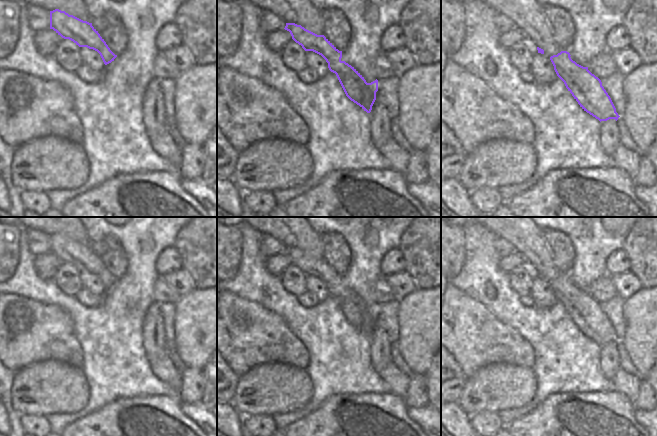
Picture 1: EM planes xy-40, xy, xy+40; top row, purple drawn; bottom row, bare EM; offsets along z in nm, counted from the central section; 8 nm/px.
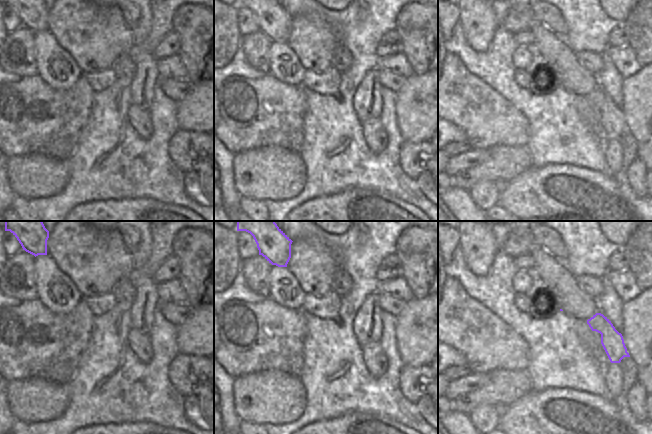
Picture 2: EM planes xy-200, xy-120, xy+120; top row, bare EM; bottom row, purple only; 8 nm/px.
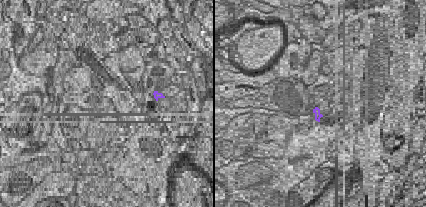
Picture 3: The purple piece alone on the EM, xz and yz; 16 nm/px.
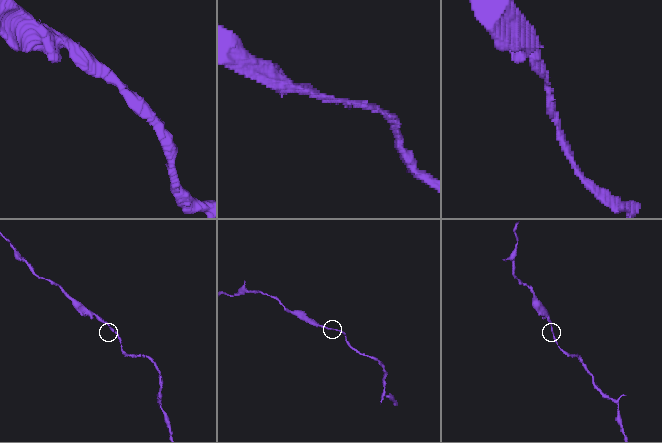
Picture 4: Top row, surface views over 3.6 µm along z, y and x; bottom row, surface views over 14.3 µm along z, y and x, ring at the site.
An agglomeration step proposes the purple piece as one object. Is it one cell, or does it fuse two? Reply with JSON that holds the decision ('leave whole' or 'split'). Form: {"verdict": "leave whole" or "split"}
{"verdict": "leave whole"}

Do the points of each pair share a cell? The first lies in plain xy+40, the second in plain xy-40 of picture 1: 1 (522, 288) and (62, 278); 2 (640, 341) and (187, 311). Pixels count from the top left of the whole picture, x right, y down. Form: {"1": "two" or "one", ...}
{"1": "one", "2": "one"}

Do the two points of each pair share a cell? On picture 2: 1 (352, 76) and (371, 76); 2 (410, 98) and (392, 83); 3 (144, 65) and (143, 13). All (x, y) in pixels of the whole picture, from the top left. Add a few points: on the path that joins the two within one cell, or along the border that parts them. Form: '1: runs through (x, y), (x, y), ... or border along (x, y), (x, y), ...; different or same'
1: border along (378, 66), (367, 72), (353, 97); different
2: border along (405, 79), (402, 86), (396, 92); different
3: runs through (138, 52), (140, 26); same

